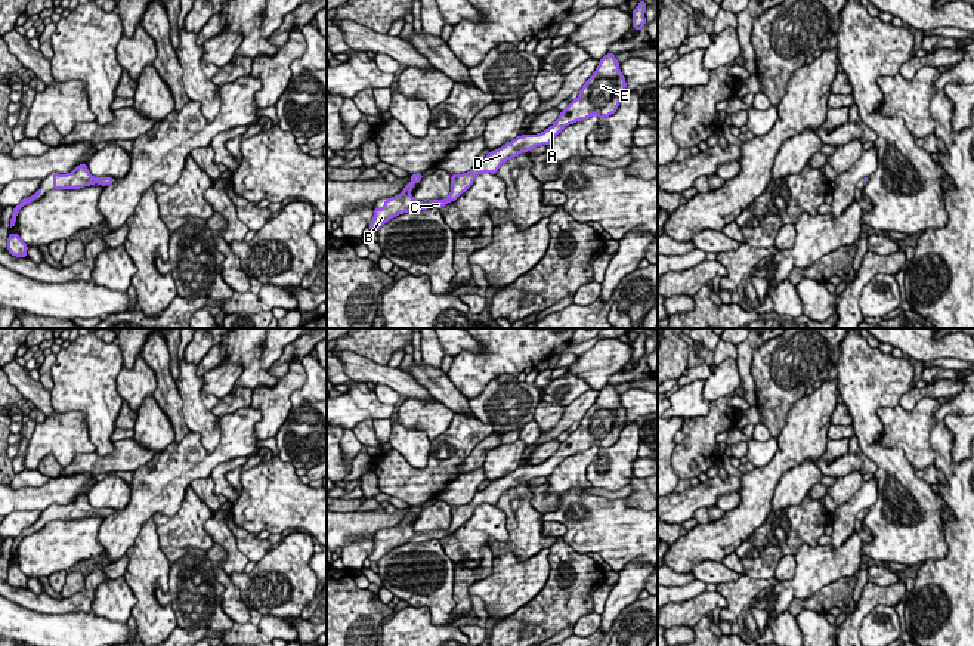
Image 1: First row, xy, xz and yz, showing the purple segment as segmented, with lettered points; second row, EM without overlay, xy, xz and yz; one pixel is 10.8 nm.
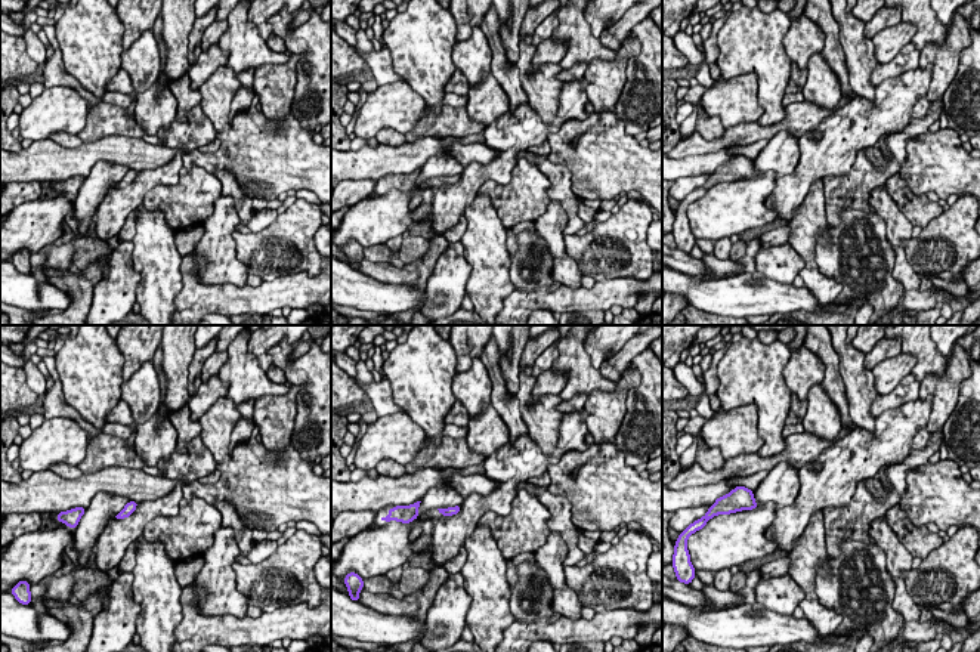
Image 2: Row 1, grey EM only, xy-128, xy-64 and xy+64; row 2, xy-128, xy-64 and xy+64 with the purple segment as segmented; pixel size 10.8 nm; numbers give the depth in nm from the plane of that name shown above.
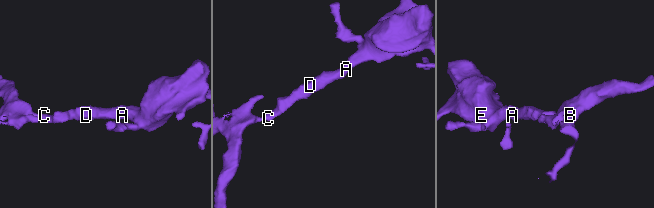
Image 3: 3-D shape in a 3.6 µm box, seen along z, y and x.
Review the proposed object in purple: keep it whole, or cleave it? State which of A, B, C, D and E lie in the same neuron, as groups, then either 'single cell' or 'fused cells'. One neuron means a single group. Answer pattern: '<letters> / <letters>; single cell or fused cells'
A B C D E; single cell

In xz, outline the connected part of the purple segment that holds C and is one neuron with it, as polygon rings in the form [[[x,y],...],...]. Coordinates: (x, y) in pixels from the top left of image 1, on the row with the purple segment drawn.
[[[606,53],[593,75],[585,81],[579,90],[579,96],[569,102],[568,108],[560,111],[557,121],[547,130],[538,135],[522,135],[514,140],[507,142],[504,146],[489,152],[483,160],[476,161],[473,169],[464,174],[452,174],[451,194],[443,200],[433,200],[430,203],[417,201],[409,194],[414,185],[423,179],[423,173],[411,174],[411,182],[403,188],[401,195],[384,200],[383,208],[374,208],[374,219],[368,225],[371,231],[380,231],[395,216],[421,211],[430,207],[443,208],[448,203],[455,201],[463,192],[466,192],[480,173],[497,174],[500,166],[517,157],[520,152],[550,145],[556,135],[560,133],[569,124],[581,120],[587,120],[591,115],[599,118],[609,117],[616,112],[625,93],[625,77],[619,71],[619,61],[615,59],[616,53]]]

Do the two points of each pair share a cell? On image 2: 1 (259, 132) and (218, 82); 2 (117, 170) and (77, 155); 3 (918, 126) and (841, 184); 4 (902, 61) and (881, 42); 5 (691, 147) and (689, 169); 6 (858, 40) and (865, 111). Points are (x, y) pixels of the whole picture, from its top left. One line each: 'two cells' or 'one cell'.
1: one cell
2: two cells
3: one cell
4: two cells
5: two cells
6: two cells

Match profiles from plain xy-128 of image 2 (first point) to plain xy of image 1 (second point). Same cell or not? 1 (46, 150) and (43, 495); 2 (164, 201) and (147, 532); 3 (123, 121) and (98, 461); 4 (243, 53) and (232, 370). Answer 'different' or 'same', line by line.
1: same
2: different
3: same
4: different

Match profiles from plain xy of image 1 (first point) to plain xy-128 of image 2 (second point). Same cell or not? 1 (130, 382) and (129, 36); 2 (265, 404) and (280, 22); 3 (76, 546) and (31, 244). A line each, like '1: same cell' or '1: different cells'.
1: different cells
2: different cells
3: same cell

